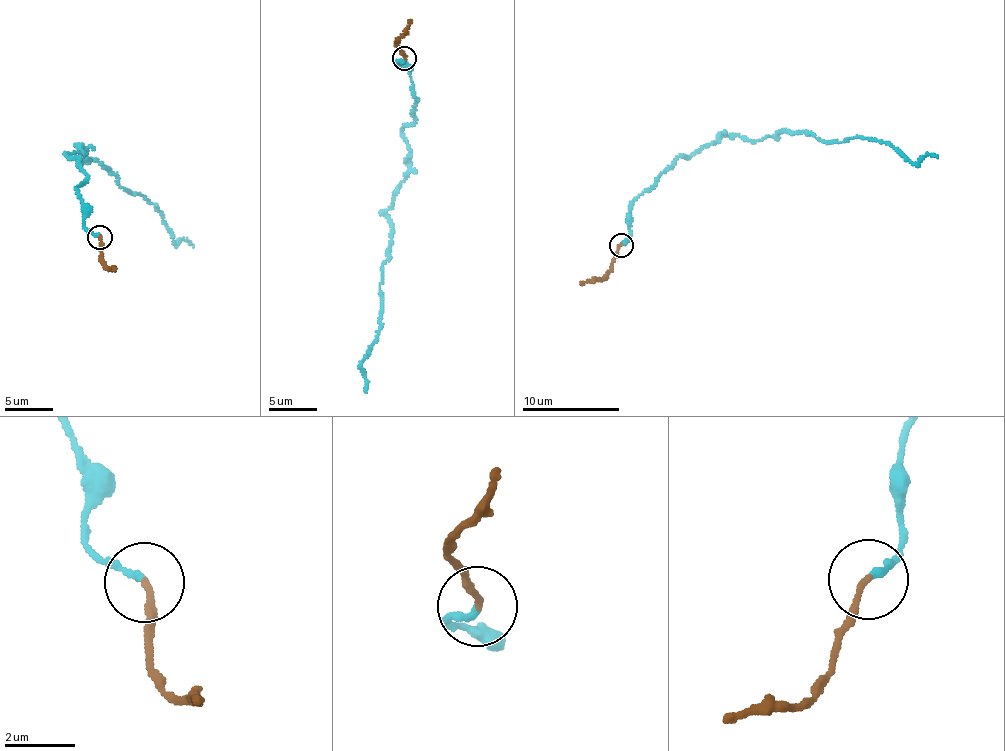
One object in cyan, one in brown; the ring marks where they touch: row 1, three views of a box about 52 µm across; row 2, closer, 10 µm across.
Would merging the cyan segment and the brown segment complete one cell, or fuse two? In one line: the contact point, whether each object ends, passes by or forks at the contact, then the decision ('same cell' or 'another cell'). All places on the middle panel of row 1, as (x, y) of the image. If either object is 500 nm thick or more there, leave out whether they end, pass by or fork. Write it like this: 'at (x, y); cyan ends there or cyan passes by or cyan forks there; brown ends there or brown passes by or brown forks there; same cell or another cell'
at (404, 58); cyan ends there; brown ends there; another cell

